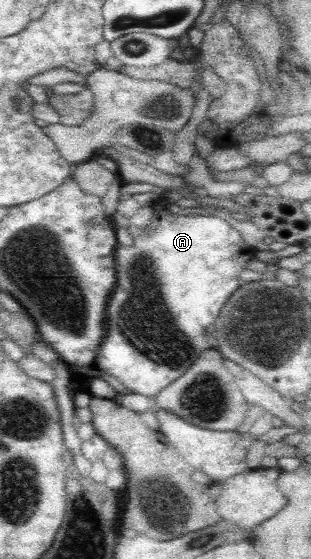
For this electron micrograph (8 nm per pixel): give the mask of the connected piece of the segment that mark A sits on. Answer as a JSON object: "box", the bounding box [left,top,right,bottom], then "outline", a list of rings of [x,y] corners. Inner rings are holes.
{"box":[95,199,256,399],"outline":[[[157,199],[153,201],[150,206],[152,207],[152,219],[150,225],[144,228],[144,230],[154,230],[155,233],[151,236],[135,237],[133,238],[134,246],[122,247],[117,245],[115,253],[116,263],[116,289],[112,293],[112,297],[109,298],[108,307],[106,307],[107,319],[107,332],[104,333],[104,339],[100,343],[99,353],[96,355],[95,365],[99,370],[102,370],[110,375],[113,375],[126,387],[130,389],[130,393],[140,393],[140,395],[146,395],[146,397],[152,397],[155,399],[157,394],[170,385],[180,375],[188,372],[192,363],[198,359],[200,353],[208,347],[206,345],[206,327],[216,321],[222,305],[226,304],[228,297],[231,297],[232,293],[236,292],[236,289],[241,288],[243,282],[239,280],[239,274],[246,270],[247,263],[255,258],[256,250],[254,247],[250,247],[245,243],[245,240],[241,237],[241,234],[231,227],[224,219],[218,217],[212,217],[212,215],[192,215],[190,216],[176,216],[169,212],[170,203],[164,199]]]}

